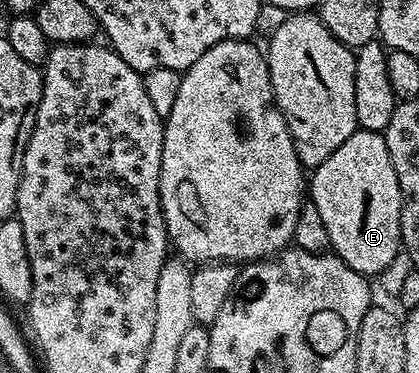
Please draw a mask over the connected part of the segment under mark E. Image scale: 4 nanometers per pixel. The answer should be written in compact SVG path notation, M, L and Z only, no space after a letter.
M356 130L352 136L345 138L321 166L317 166L309 176L309 200L317 206L329 230L330 251L340 256L349 267L368 278L374 278L383 272L398 256L401 256L403 235L401 234L401 186L397 182L397 170L389 158L389 146L386 135L377 132Z

